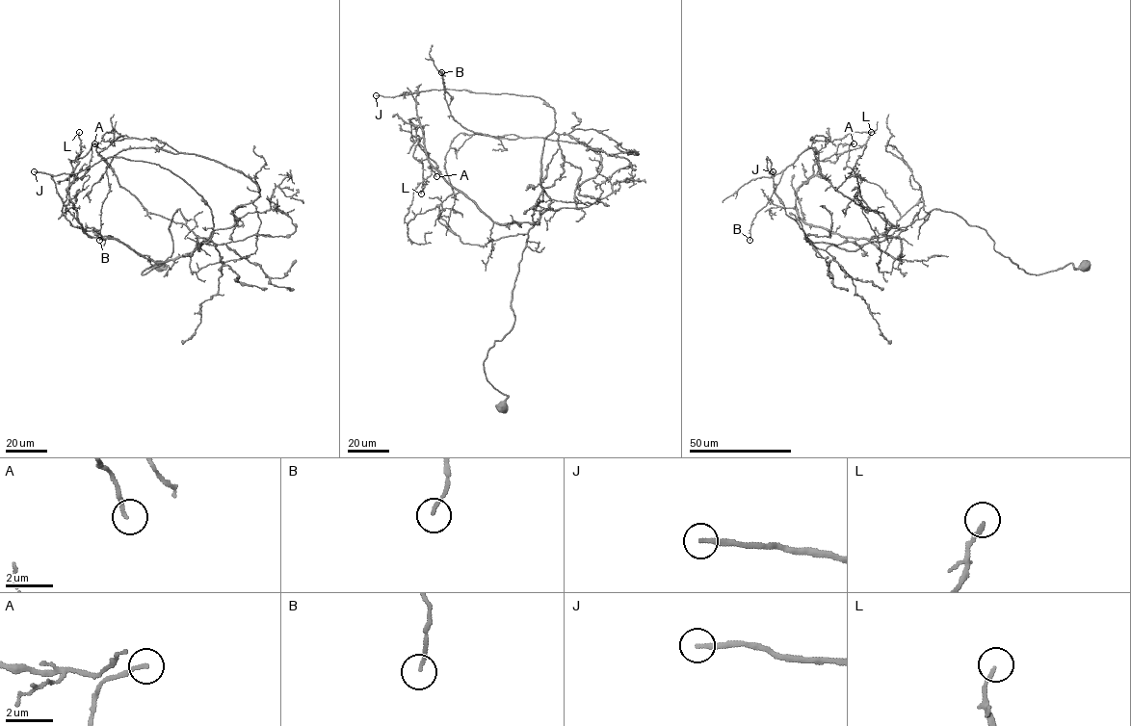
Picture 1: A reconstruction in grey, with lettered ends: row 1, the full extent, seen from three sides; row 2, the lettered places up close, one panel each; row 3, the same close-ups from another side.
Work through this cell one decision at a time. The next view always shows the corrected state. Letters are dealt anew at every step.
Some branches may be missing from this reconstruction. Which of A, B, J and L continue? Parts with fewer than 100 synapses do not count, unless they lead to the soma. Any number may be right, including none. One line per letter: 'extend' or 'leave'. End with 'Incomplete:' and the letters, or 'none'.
A: leave
B: leave
J: extend
L: leave
Incomplete: J

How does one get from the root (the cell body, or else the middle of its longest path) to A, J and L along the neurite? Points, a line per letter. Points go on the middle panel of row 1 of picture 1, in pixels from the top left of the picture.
A: (502, 408), (484, 361), (513, 324), (539, 221), (495, 223), (459, 193), (405, 222), (436, 176)
J: (502, 408), (484, 361), (513, 324), (528, 231), (550, 203), (554, 110), (465, 90), (376, 95)
L: (502, 408), (484, 361), (513, 324), (539, 221), (495, 223), (431, 164), (413, 118), (421, 194)

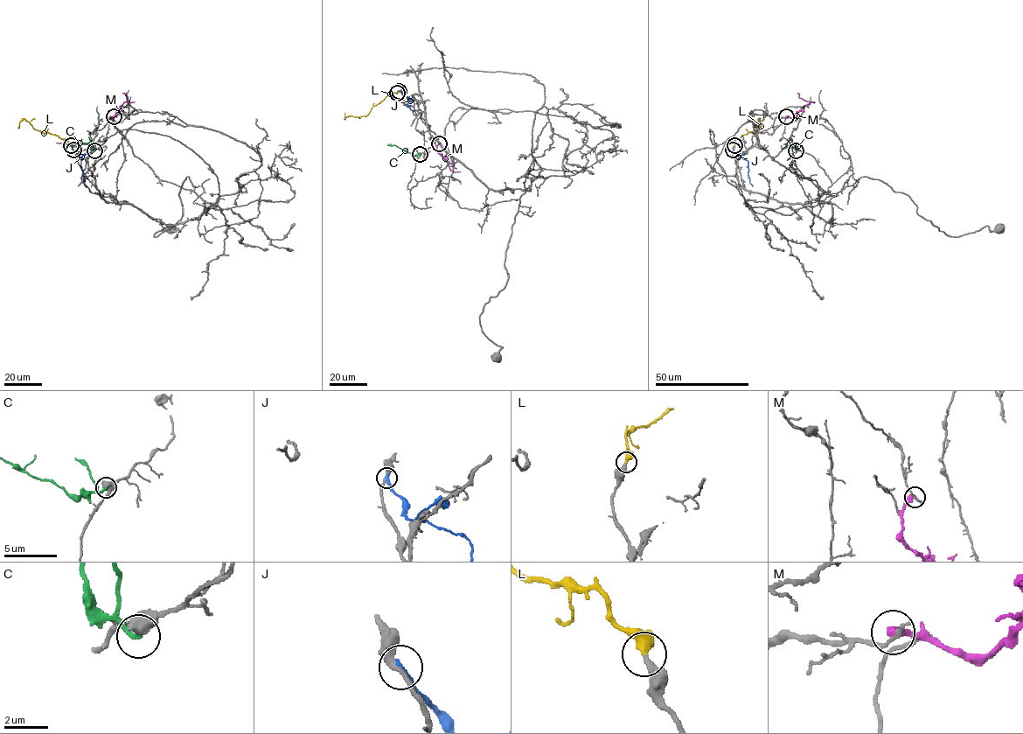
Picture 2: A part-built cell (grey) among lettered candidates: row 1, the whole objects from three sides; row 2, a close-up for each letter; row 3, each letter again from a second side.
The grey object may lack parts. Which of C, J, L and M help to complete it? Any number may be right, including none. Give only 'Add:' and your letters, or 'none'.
Add: L

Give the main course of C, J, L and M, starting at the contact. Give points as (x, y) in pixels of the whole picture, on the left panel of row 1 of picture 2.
C: (94, 150), (87, 143), (61, 146)
J: (73, 150), (82, 158), (80, 168), (86, 185)
L: (71, 145), (58, 136), (36, 130), (24, 119), (20, 122), (19, 127)
M: (113, 116), (119, 108), (128, 101), (122, 93)

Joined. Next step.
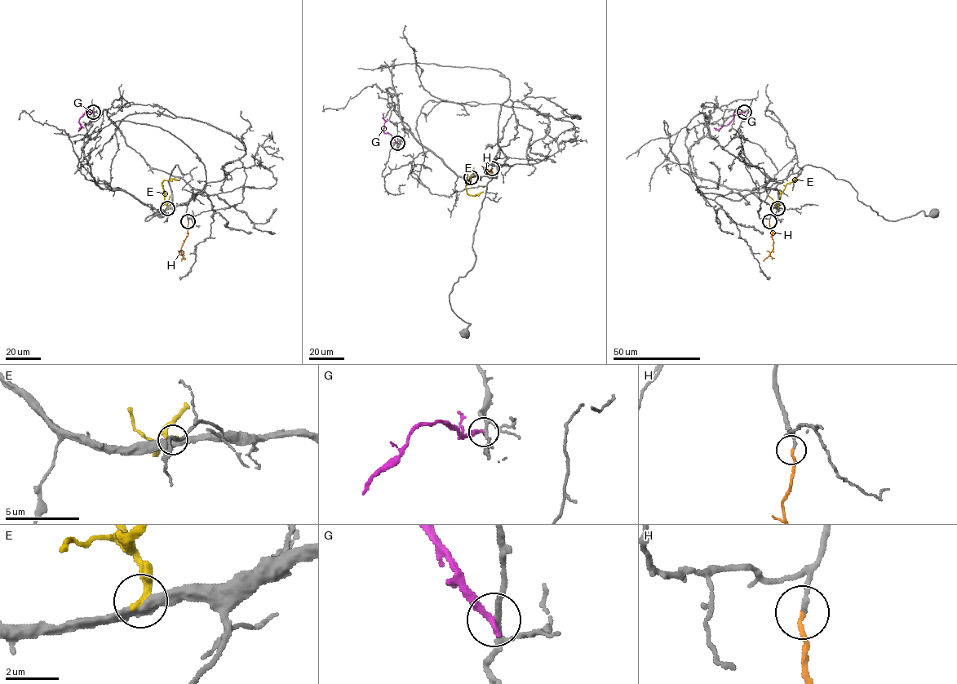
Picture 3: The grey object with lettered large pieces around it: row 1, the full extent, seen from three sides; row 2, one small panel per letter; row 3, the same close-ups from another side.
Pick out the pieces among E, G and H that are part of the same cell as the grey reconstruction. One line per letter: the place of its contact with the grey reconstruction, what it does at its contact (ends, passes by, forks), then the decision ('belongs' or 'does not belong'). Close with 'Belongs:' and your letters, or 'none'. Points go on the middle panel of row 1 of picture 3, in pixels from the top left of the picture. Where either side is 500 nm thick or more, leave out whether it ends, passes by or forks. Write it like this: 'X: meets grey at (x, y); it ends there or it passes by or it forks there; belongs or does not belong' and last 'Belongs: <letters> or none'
E: meets grey at (471, 177); it ends there; does not belong
G: meets grey at (397, 143); it ends there; does not belong
H: meets grey at (492, 168); it ends there; belongs
Belongs: H

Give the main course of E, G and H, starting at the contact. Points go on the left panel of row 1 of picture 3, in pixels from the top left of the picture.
E: (167, 208), (161, 183), (172, 178), (179, 180)
G: (93, 112), (86, 111), (81, 117), (80, 128)
H: (188, 220), (188, 236), (181, 250), (183, 256), (181, 261)

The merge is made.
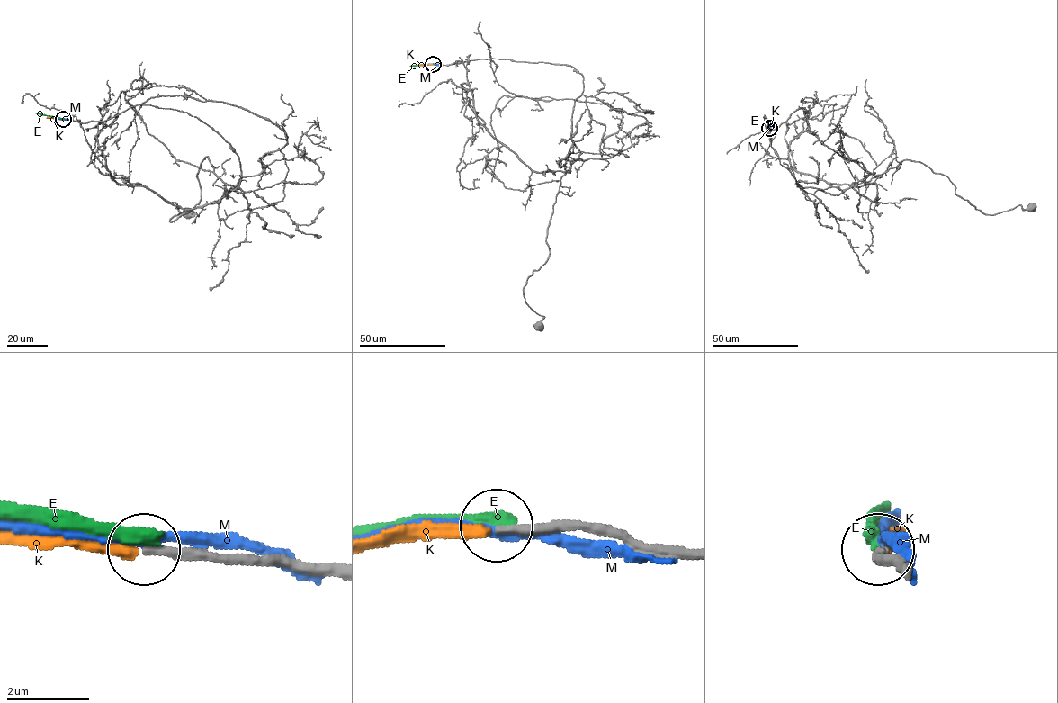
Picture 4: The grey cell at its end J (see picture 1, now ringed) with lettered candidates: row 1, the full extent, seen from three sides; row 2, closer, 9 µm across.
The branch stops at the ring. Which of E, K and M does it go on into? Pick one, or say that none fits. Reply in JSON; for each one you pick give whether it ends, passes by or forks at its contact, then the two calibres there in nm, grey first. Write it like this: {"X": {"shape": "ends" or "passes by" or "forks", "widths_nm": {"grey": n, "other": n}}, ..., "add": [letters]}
{"add": []}

